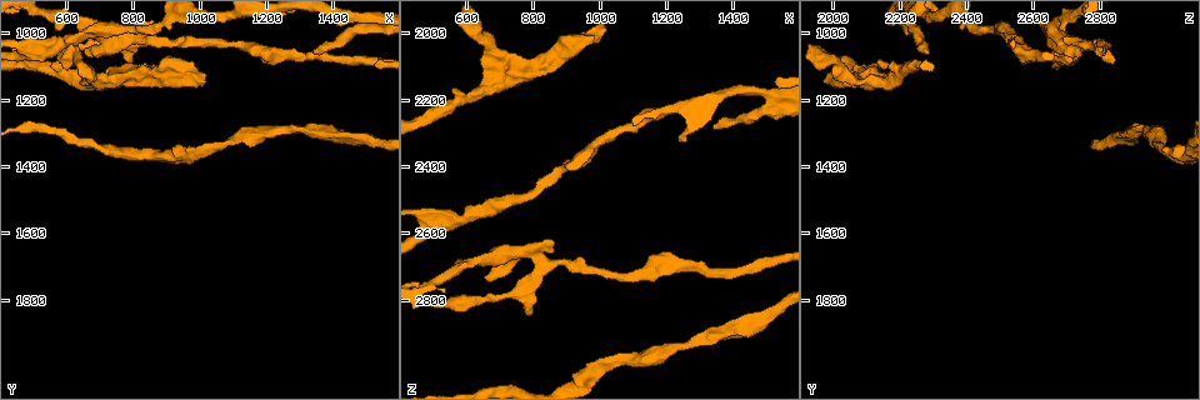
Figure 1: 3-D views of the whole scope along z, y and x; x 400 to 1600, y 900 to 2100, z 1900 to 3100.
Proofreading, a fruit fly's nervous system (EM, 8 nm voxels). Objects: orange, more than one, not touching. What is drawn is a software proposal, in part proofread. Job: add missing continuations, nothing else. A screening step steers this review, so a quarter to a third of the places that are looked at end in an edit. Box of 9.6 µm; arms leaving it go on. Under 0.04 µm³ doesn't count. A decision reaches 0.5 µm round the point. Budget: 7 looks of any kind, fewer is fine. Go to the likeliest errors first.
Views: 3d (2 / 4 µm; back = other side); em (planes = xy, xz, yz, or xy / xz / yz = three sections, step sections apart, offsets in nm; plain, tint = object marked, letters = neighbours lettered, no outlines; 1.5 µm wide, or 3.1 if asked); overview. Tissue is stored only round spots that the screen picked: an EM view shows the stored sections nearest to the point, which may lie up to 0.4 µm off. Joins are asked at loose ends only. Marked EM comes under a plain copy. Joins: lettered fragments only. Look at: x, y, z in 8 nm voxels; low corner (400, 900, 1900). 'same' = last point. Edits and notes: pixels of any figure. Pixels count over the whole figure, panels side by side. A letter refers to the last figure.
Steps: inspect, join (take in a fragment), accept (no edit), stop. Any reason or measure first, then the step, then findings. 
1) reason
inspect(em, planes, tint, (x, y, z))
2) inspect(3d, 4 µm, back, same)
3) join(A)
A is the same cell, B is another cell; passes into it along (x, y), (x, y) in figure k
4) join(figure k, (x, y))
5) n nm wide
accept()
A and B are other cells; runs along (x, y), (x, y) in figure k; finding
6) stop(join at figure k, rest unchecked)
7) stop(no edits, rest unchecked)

branch stops here
inspect(em, yz, step 4, letters, (1340, 1060, 2290))

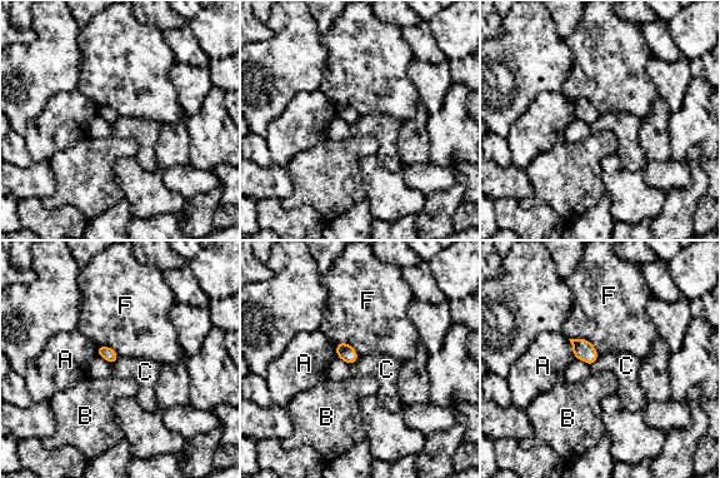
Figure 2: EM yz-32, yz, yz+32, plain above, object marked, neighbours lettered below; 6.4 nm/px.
F touches over 220 nm
accept()
A, B, C and F are other cells; border along (359, 355), (351, 366) in figure 2; no lettered fragment goes on from it

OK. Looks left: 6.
an open end
inspect(em, planes, letters, (1010, 1140, 1980))

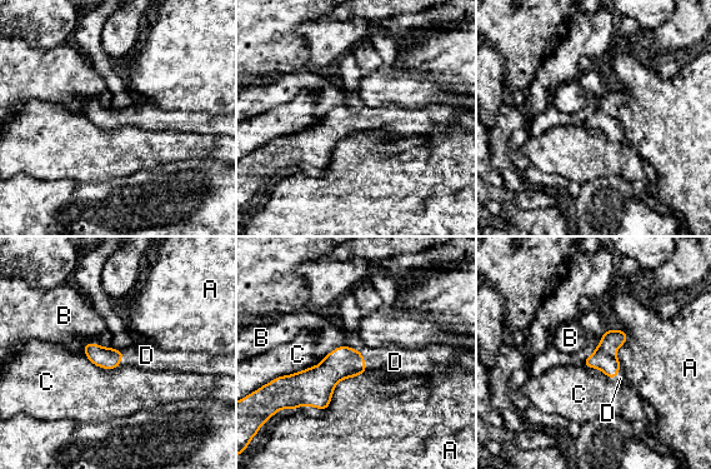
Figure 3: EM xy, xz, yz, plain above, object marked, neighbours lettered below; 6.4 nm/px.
join(figure 3, (395, 362))
D is the same cell, A, B and C are other cells; passes into it along (341, 363), (364, 360), (395, 362) in figure 3; it goes on there

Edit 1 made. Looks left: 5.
redraw
inspect(overview)

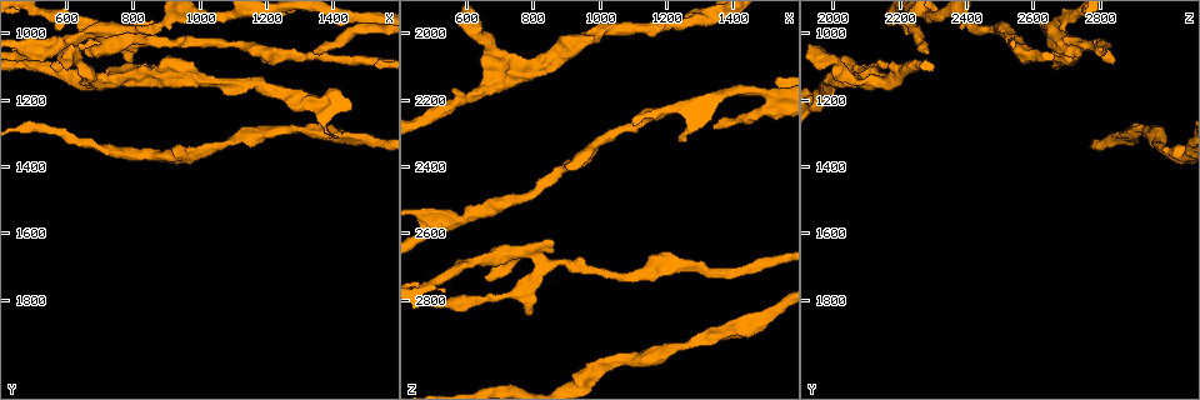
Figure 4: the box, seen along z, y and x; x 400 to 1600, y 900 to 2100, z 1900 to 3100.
inspect(3d, 2 µm, (800, 1080, 2840))

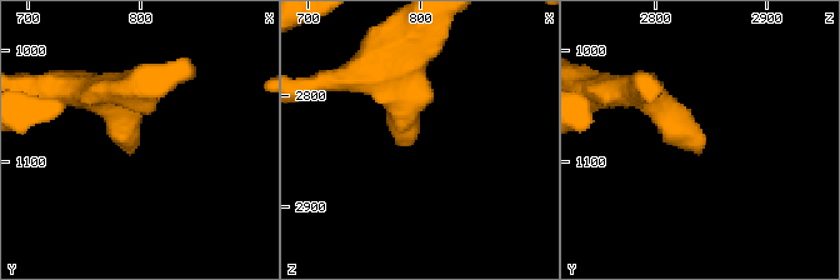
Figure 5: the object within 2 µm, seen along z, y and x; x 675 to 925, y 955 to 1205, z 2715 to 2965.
need the tissue
inspect(em, planes, letters, (794, 1084, 2848))

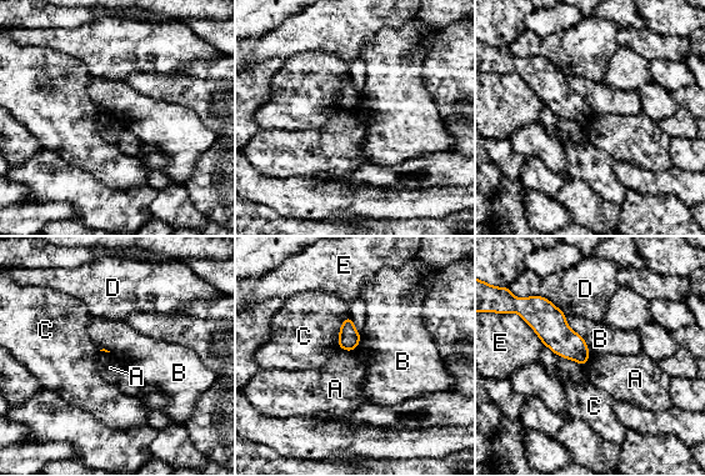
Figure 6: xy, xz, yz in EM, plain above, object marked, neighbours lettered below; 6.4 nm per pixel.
accept()
A, B, C, D and E are other cells; none of them fits

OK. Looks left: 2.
stop(join at figure 3, rest unchecked)

